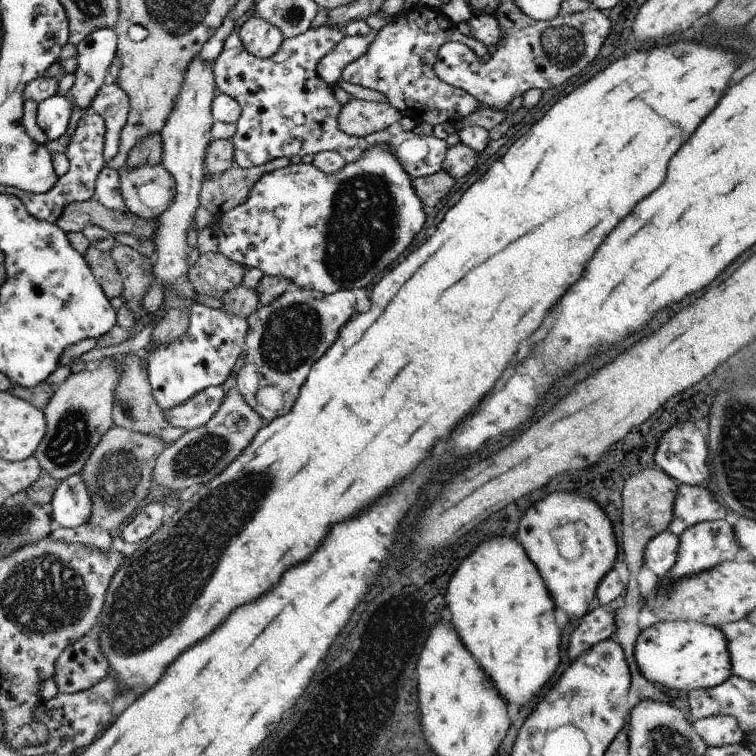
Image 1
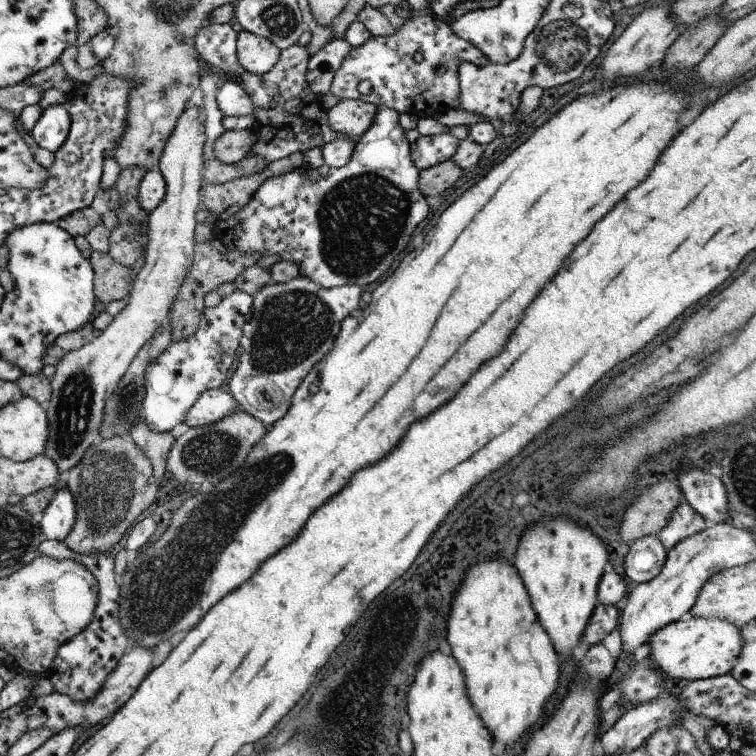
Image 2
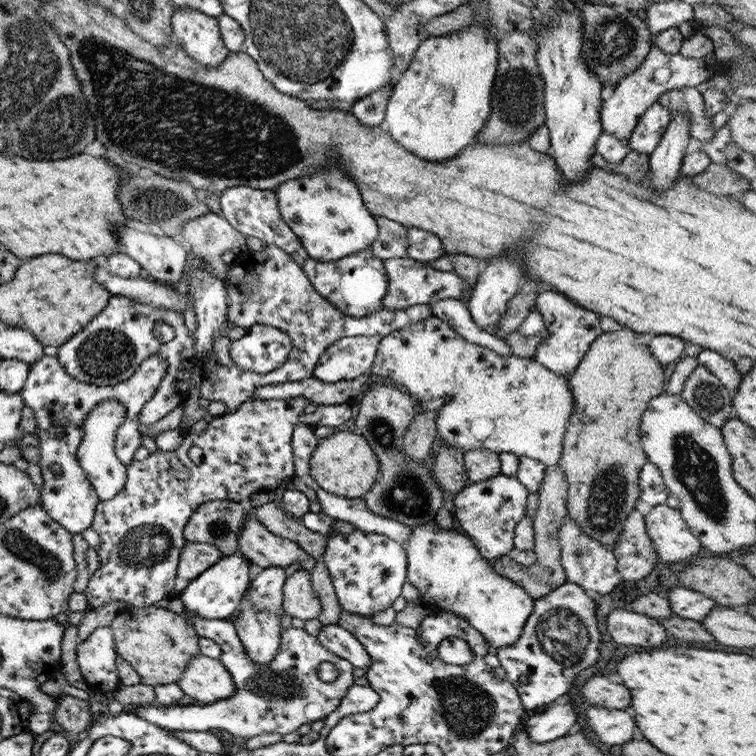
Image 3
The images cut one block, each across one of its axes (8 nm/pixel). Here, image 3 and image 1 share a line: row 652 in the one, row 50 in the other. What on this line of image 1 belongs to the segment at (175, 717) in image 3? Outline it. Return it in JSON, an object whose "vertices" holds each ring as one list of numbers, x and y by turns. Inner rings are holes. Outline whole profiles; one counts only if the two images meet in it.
{"vertices":[[332,21,317,26,309,27,305,32,294,37,284,38,280,47,264,59,249,54,239,40,238,34,229,33,223,41,219,54,214,58,212,73,217,93,223,93,235,100,240,108,240,115,234,122,235,130,229,139,232,144,232,155,235,164,248,169,265,164,268,160,279,157,303,156,321,151,339,153,346,163,354,163,361,153,373,145,382,145,398,160,402,169,410,176,426,177,441,170,441,163,448,144,435,135,419,136,412,131,401,131,391,134,383,129,379,132,356,137,345,134,338,129,338,110,342,105,333,97,332,86,329,86,317,73,316,64,344,37,341,27,338,29]]}

